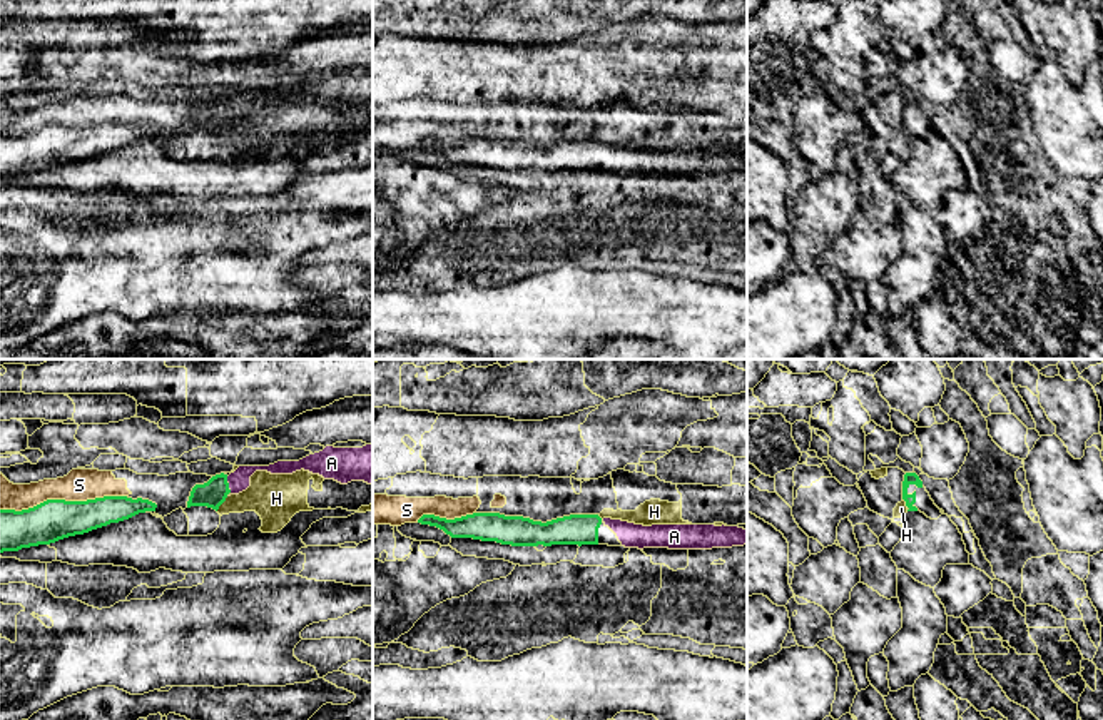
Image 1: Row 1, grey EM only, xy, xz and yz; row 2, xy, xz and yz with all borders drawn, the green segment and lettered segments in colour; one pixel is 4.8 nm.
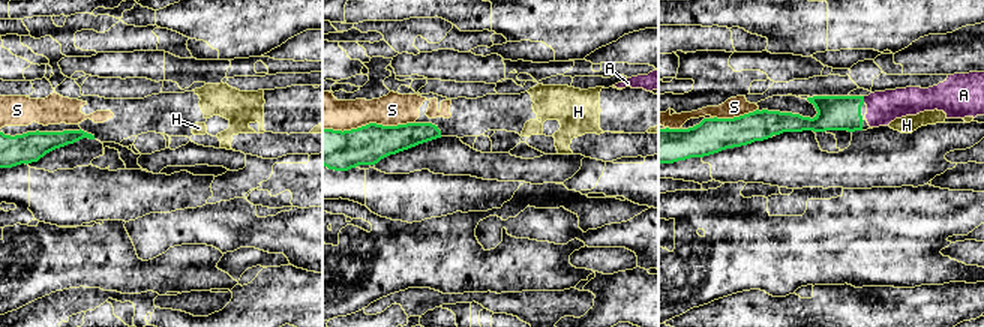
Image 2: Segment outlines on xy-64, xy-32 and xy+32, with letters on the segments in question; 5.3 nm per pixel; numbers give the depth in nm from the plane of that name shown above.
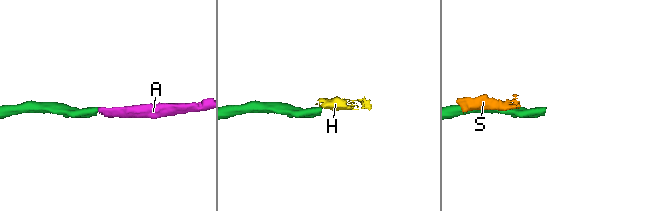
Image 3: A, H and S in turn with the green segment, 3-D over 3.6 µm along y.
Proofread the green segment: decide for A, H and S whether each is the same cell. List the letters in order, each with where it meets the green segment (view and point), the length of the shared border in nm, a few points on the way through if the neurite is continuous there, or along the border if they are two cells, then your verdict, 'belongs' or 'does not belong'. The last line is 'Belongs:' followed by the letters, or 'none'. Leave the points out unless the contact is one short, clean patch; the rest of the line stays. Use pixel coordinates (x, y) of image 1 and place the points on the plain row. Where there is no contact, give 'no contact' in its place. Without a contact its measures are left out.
A: contact xy (228, 111); length 80 nm; way xy (213, 119), (228, 111), (239, 106); belongs
H: contact xy (223, 127); length 90 nm; border xy (228, 122), (216, 136); does not belong
S: contact xy (62, 126); length 600 nm; does not belong
Belongs: A

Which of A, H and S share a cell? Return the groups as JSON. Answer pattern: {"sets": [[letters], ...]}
{"sets": [["A"], ["H", "S"]]}

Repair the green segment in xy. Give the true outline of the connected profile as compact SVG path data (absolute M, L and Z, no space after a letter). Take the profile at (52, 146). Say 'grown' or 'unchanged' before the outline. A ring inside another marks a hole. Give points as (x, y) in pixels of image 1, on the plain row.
unchanged | M104 122L87 127L47 125L22 137L0 135L0 179L50 170L155 134L155 129L142 124Z

